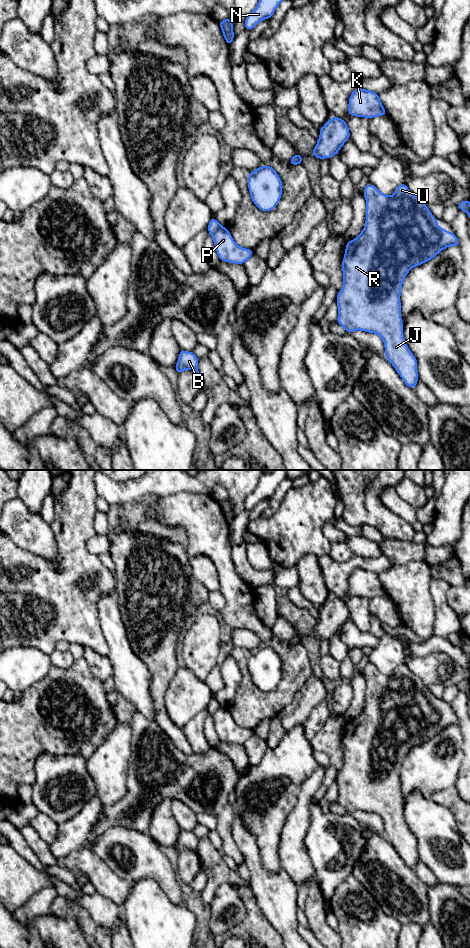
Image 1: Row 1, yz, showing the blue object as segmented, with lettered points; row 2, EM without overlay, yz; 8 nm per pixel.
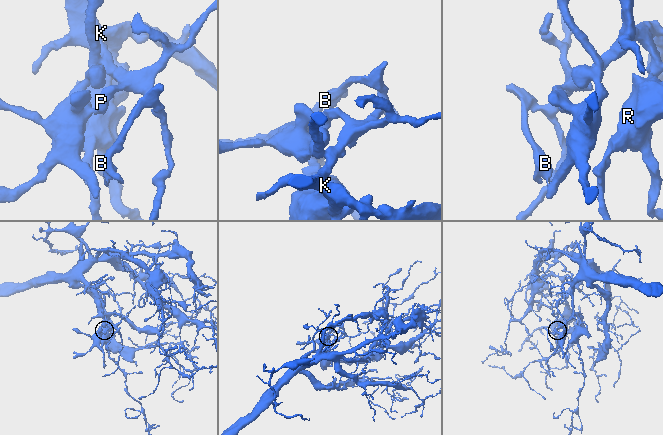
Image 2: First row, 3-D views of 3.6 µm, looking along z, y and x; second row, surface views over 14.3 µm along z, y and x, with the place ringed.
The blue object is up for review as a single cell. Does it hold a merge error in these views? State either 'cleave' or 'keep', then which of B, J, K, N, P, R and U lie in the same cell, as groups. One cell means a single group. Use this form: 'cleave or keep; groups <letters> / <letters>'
cleave; groups B J K R U / N P

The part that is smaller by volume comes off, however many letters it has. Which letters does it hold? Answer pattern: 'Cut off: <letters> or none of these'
Cut off: N, P

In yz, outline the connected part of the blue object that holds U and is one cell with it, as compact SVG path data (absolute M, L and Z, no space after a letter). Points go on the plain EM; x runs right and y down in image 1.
M368 663L365 666L363 675L366 679L366 702L362 712L355 719L351 721L347 721L347 724L346 724L345 735L342 740L343 767L338 772L338 775L336 778L336 782L338 785L338 798L336 802L340 804L347 811L347 813L352 813L355 810L361 810L368 813L378 814L383 820L383 823L385 826L384 835L386 836L387 840L393 845L393 847L400 855L402 860L405 862L405 864L409 868L415 870L417 861L419 860L419 855L417 850L417 840L413 835L413 833L408 828L408 826L406 825L406 822L404 820L404 815L403 815L403 802L401 799L401 782L400 782L402 764L406 755L414 746L419 746L425 742L428 742L429 740L434 738L437 734L439 734L442 730L444 730L449 726L459 727L460 722L458 721L455 713L448 712L444 707L442 707L441 709L438 708L438 700L432 696L432 693L429 690L429 687L427 687L420 680L420 678L412 674L405 663L400 664L396 668L395 673L391 676L386 676L382 674L374 665L372 665L371 663Z

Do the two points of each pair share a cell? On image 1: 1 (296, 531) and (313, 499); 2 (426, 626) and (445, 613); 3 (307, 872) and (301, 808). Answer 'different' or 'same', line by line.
1: same
2: different
3: same

